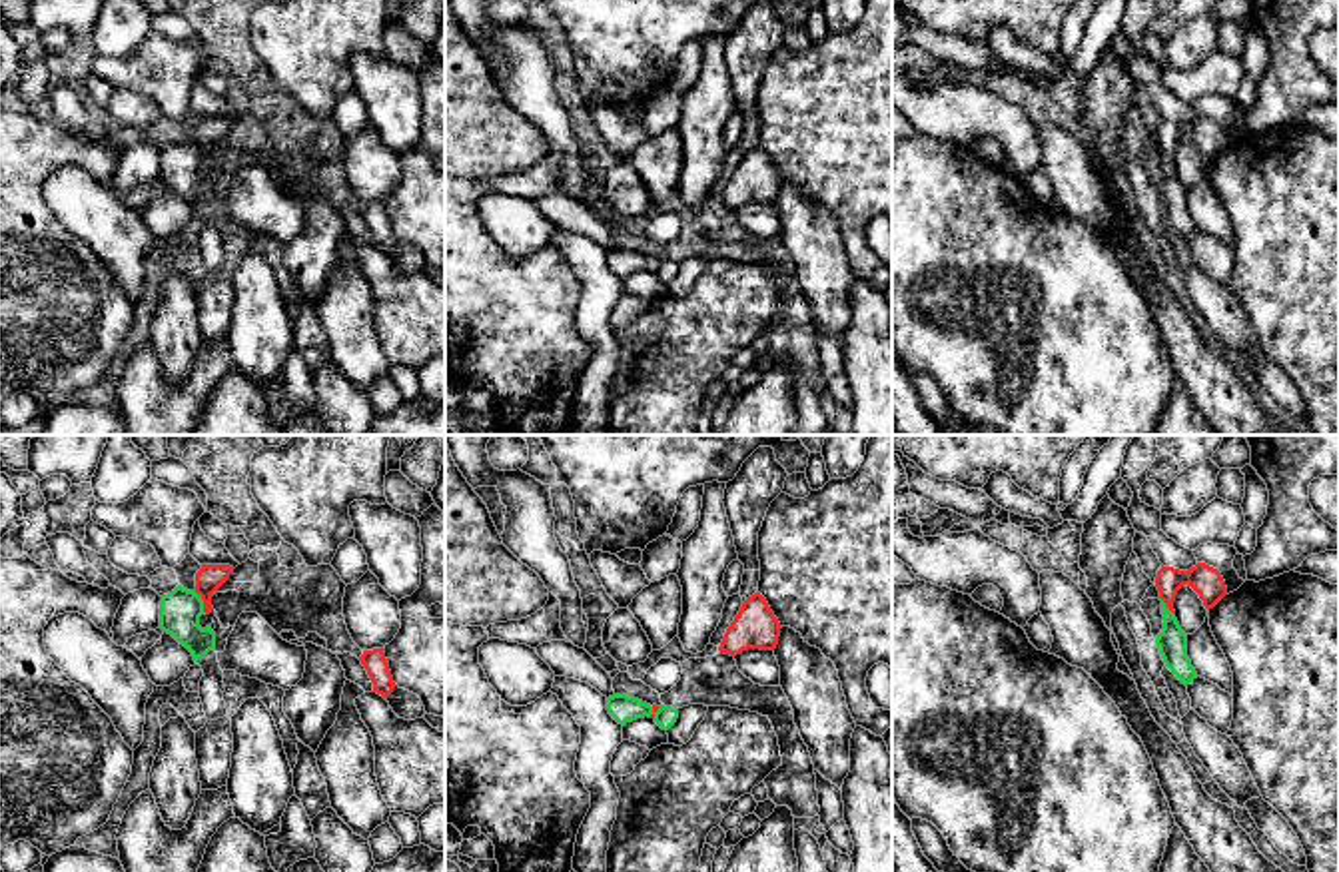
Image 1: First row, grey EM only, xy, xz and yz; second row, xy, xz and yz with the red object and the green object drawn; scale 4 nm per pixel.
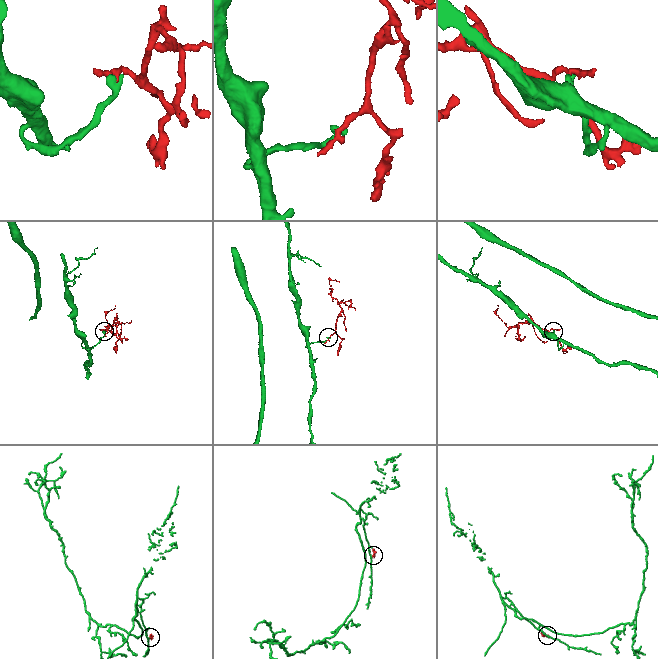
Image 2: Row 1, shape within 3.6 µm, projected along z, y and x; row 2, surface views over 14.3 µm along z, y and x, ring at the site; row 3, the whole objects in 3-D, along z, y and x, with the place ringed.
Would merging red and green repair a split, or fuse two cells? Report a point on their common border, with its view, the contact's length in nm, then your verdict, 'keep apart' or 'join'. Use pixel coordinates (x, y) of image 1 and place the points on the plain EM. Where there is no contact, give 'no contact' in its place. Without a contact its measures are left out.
meets red in xy at (202, 152); contact 100 nm long; join

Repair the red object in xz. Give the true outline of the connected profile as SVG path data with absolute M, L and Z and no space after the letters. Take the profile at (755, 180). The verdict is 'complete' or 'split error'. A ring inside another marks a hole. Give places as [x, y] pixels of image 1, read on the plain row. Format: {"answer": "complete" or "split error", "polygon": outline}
{"answer": "complete", "polygon": "M760 146L748 150L718 200L720 206L736 210L748 202L774 204L780 176Z"}

